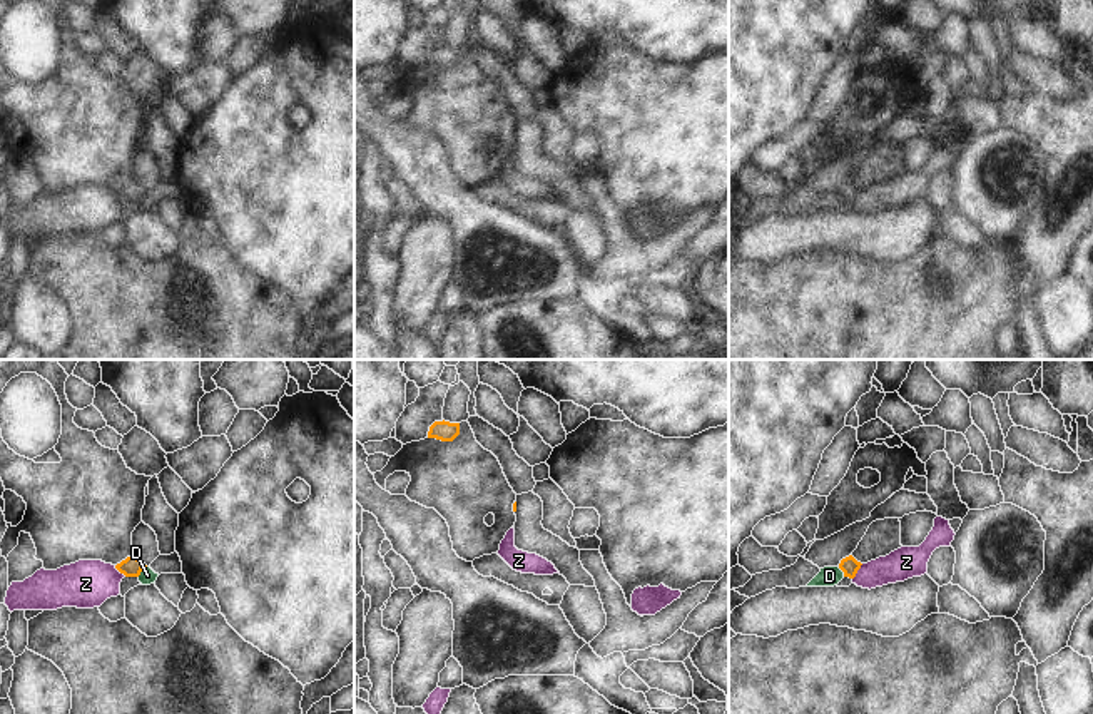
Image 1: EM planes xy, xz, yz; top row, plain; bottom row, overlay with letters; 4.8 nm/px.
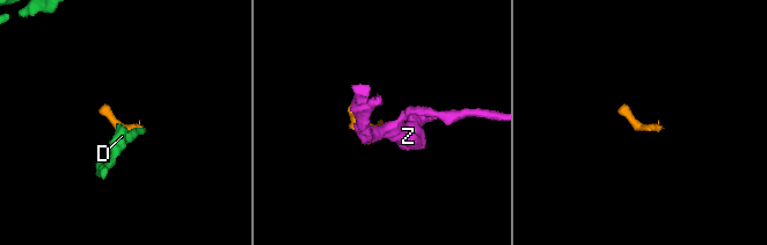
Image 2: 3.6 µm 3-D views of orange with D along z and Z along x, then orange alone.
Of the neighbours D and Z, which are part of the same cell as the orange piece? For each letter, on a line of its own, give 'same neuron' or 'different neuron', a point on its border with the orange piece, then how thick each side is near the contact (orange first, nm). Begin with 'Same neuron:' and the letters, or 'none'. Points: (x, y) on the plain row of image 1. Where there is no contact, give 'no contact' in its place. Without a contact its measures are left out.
Same neuron: none
D: different neuron | xy (141, 196) | 100/80 nm
Z: different neuron | yz (856, 198) | 90/160 nm

